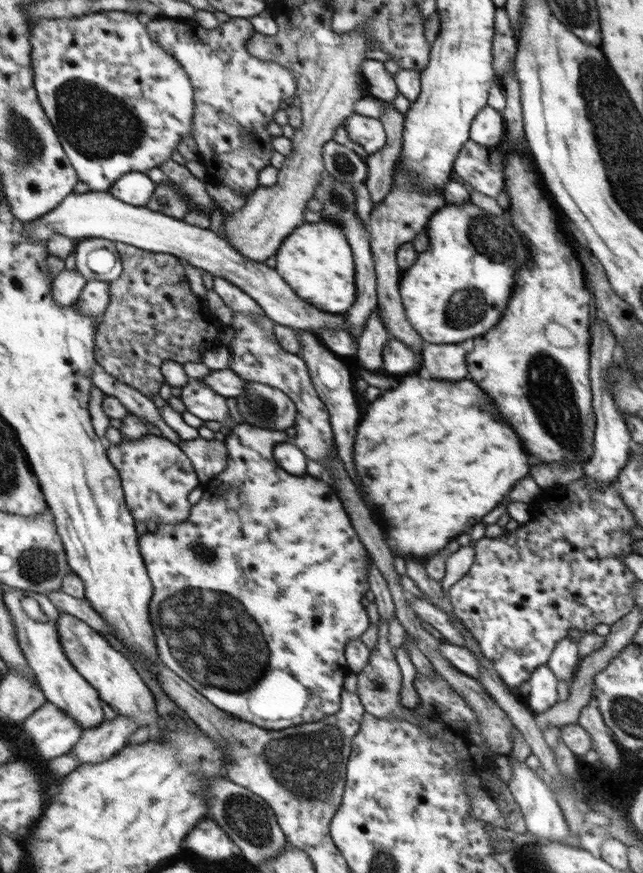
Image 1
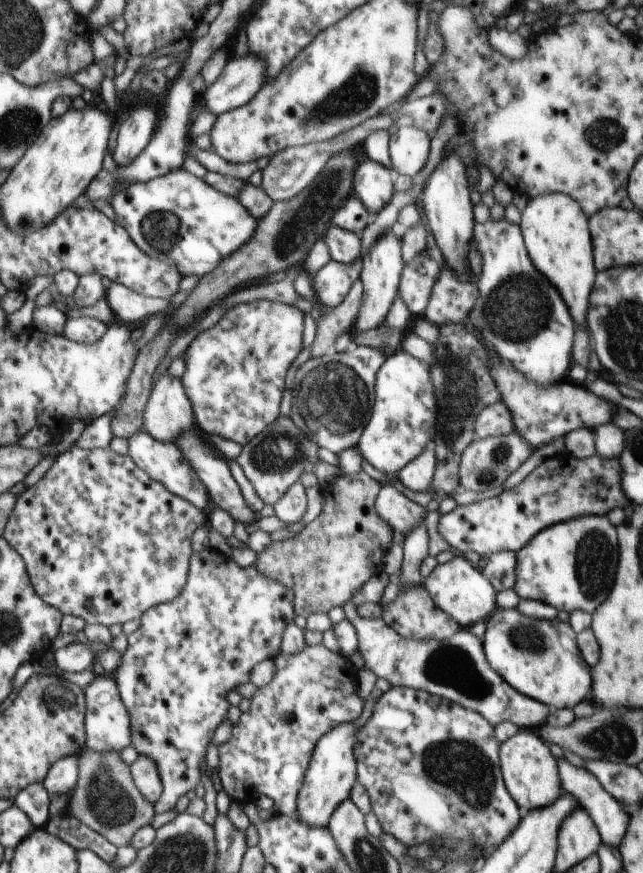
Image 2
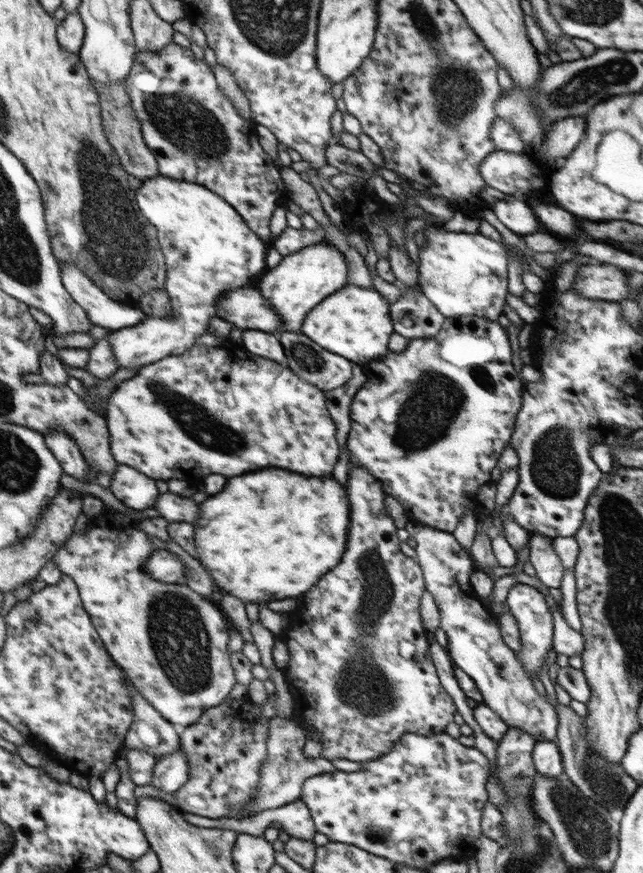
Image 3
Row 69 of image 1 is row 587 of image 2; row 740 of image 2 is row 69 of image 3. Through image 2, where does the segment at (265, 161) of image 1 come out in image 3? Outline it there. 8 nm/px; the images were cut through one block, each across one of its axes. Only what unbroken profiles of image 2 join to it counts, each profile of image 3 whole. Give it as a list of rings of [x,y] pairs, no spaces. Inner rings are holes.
[[[168,44],[168,46],[164,47],[162,50],[155,50],[154,52],[151,50],[142,52],[140,50],[135,56],[134,64],[124,84],[131,97],[136,116],[142,124],[144,140],[147,141],[148,148],[151,149],[159,159],[159,174],[175,178],[176,180],[204,185],[206,188],[211,189],[212,192],[219,193],[225,201],[228,201],[228,204],[233,205],[241,213],[248,226],[251,226],[265,242],[270,244],[273,240],[270,232],[272,213],[280,206],[280,201],[284,197],[289,196],[286,185],[281,177],[281,168],[274,165],[272,158],[266,154],[266,152],[262,150],[262,146],[258,144],[258,136],[256,136],[254,124],[250,122],[250,119],[240,116],[236,107],[231,103],[231,100],[220,91],[211,65],[204,59],[197,59],[190,49],[186,49],[178,44]]]

